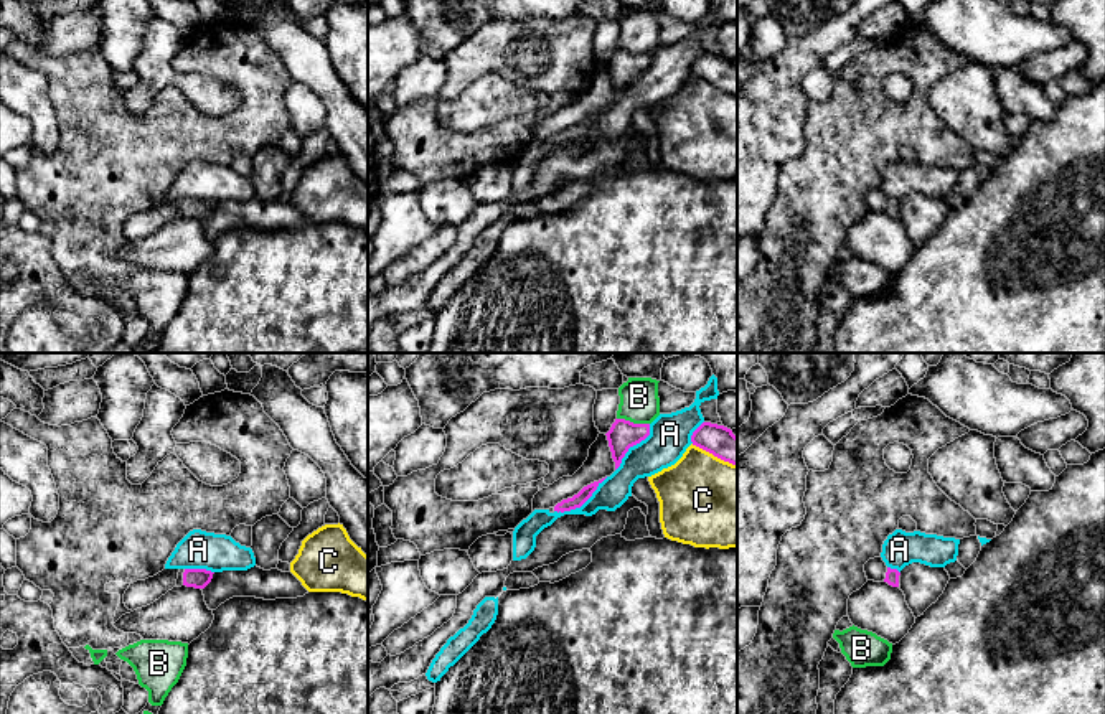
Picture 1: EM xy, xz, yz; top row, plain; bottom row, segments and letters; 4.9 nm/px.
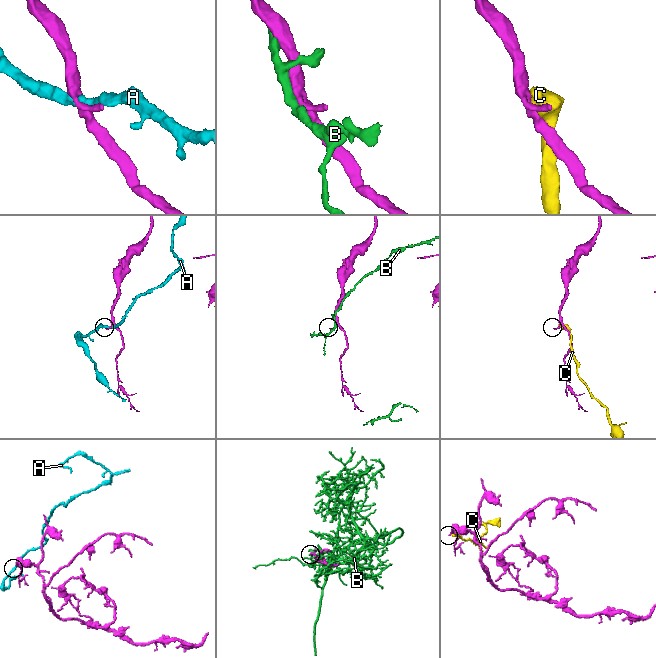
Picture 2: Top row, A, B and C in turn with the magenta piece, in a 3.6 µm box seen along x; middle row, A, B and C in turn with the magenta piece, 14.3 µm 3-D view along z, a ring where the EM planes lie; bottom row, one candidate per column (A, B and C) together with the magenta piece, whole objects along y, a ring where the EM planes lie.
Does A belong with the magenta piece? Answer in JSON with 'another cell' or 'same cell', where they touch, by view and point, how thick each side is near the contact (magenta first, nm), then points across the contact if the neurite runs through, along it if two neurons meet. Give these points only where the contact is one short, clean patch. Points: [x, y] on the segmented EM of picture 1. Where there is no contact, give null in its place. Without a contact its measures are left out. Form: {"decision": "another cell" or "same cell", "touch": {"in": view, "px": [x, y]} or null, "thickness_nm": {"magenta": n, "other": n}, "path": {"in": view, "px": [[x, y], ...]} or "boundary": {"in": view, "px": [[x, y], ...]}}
{"decision": "another cell", "touch": {"in": "xz", "px": [581, 505]}, "thickness_nm": {"magenta": 70, "other": 150}}

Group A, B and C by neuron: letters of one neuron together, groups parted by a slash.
A / B / C

